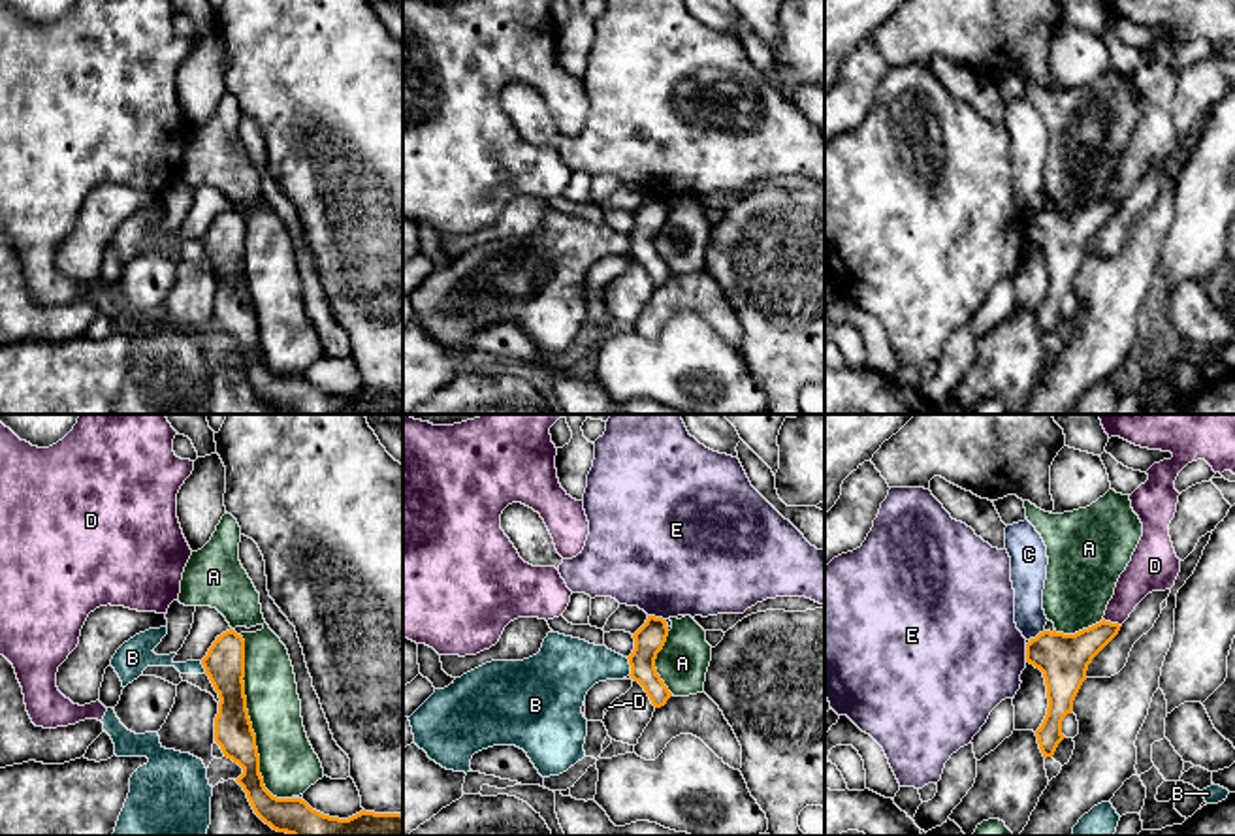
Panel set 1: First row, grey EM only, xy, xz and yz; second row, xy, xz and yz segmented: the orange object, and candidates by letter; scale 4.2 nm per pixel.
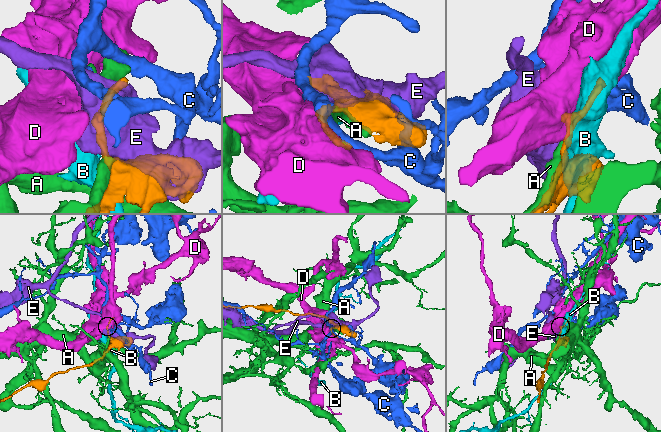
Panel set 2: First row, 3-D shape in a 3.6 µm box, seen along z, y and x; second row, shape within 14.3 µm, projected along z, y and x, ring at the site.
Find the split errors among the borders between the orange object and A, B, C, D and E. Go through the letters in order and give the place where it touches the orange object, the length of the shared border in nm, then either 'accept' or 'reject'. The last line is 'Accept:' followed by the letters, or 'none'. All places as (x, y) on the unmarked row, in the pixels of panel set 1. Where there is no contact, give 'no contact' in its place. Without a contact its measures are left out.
A: xy (251, 302) | 750 nm | reject
B: xz (631, 245) | 80 nm | reject
C: yz (1038, 213) | 80 nm | reject
D: yz (1113, 202) | 90 nm | reject
E: xz (657, 196) | 80 nm | reject
Accept: none

